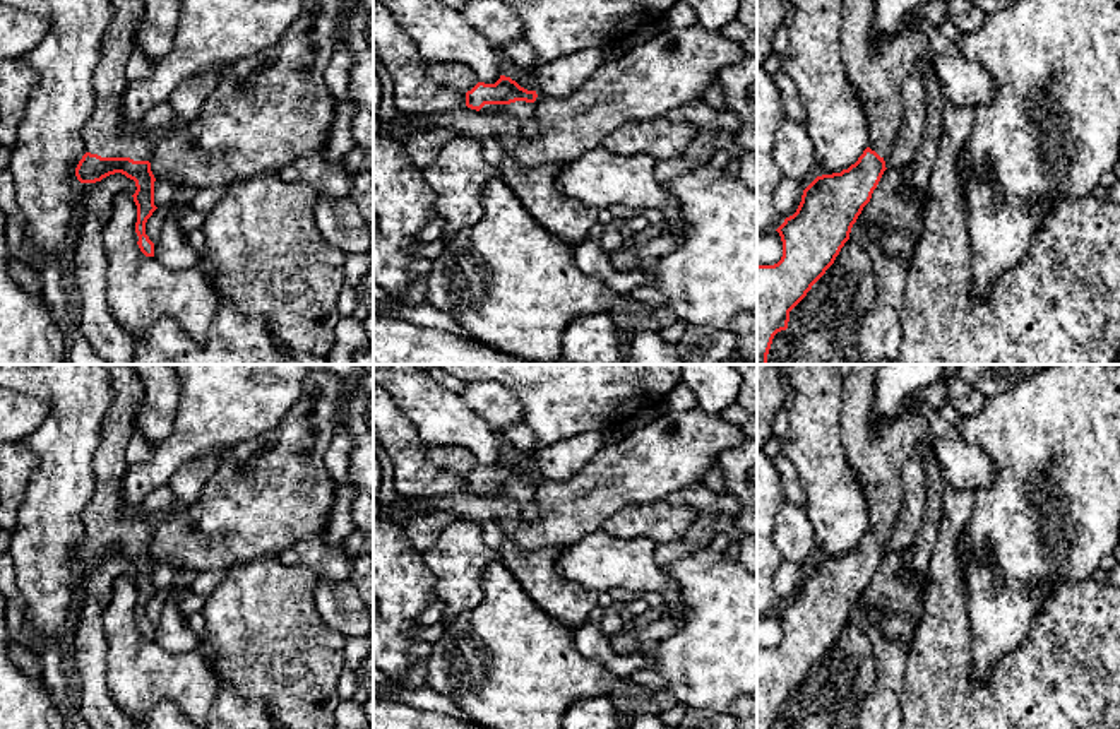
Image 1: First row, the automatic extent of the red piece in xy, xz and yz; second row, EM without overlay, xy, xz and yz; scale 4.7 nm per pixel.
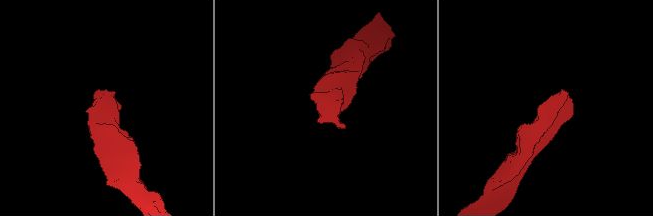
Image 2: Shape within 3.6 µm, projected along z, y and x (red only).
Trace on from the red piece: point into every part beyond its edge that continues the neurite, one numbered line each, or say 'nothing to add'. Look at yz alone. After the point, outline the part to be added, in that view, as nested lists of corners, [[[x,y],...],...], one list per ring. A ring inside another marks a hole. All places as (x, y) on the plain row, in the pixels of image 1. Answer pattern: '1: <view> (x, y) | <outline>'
1: yz (877, 449) | [[[851,364],[851,371],[844,376],[841,440],[868,498],[868,530],[885,542],[903,507],[903,467],[928,440],[925,416],[906,406],[920,402],[938,409],[949,404],[945,380],[957,375],[957,364],[947,364],[938,382],[911,395],[891,419],[872,414],[875,375],[880,366]]]

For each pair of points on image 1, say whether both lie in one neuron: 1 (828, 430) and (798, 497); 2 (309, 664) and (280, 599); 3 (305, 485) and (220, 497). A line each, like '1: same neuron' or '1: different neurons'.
1: different neurons
2: same neuron
3: same neuron

